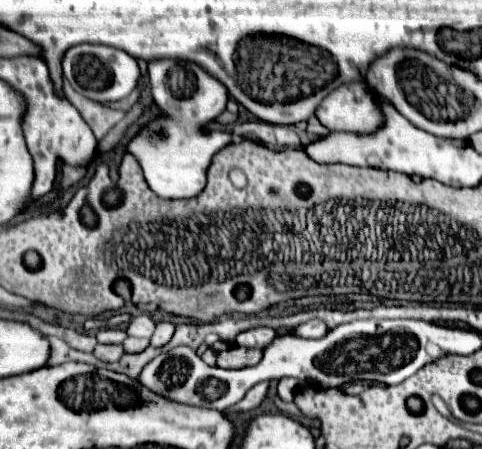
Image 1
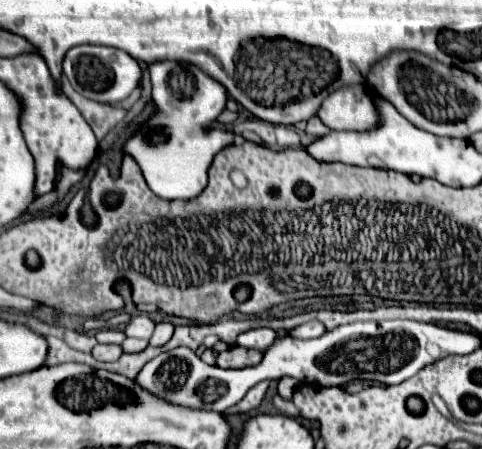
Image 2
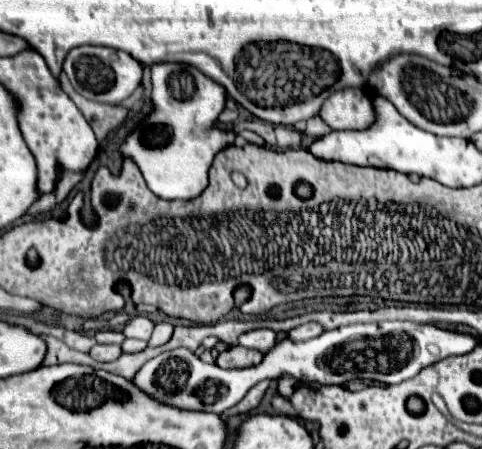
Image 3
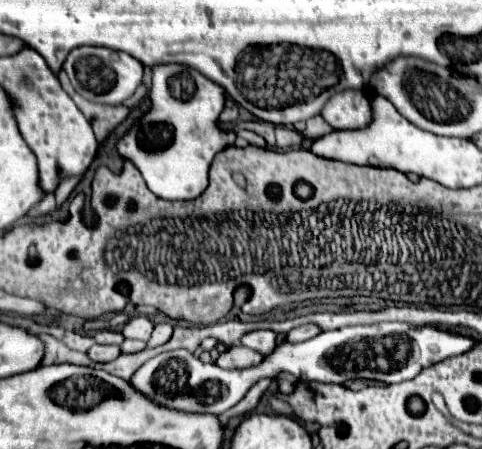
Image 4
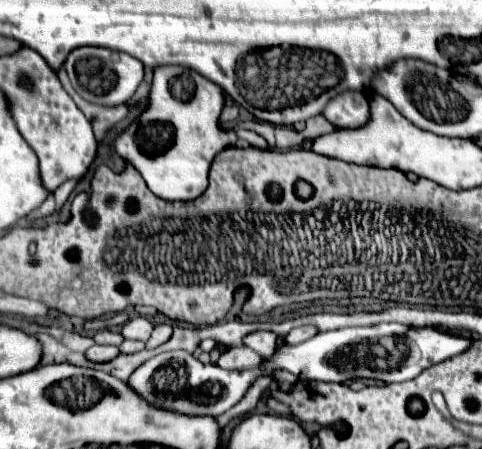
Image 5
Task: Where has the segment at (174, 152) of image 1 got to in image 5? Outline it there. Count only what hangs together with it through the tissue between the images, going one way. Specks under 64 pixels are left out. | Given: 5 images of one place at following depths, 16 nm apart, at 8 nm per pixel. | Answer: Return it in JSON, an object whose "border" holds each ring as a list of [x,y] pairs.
{"border":[[[158,66],[154,68],[154,80],[150,88],[150,106],[138,118],[138,124],[130,124],[130,128],[120,134],[114,142],[118,146],[118,156],[128,160],[146,180],[148,188],[164,200],[194,200],[208,186],[208,170],[214,156],[236,144],[236,134],[230,130],[222,130],[218,126],[218,116],[224,108],[224,90],[198,74],[196,70],[188,70],[184,66]]]}

